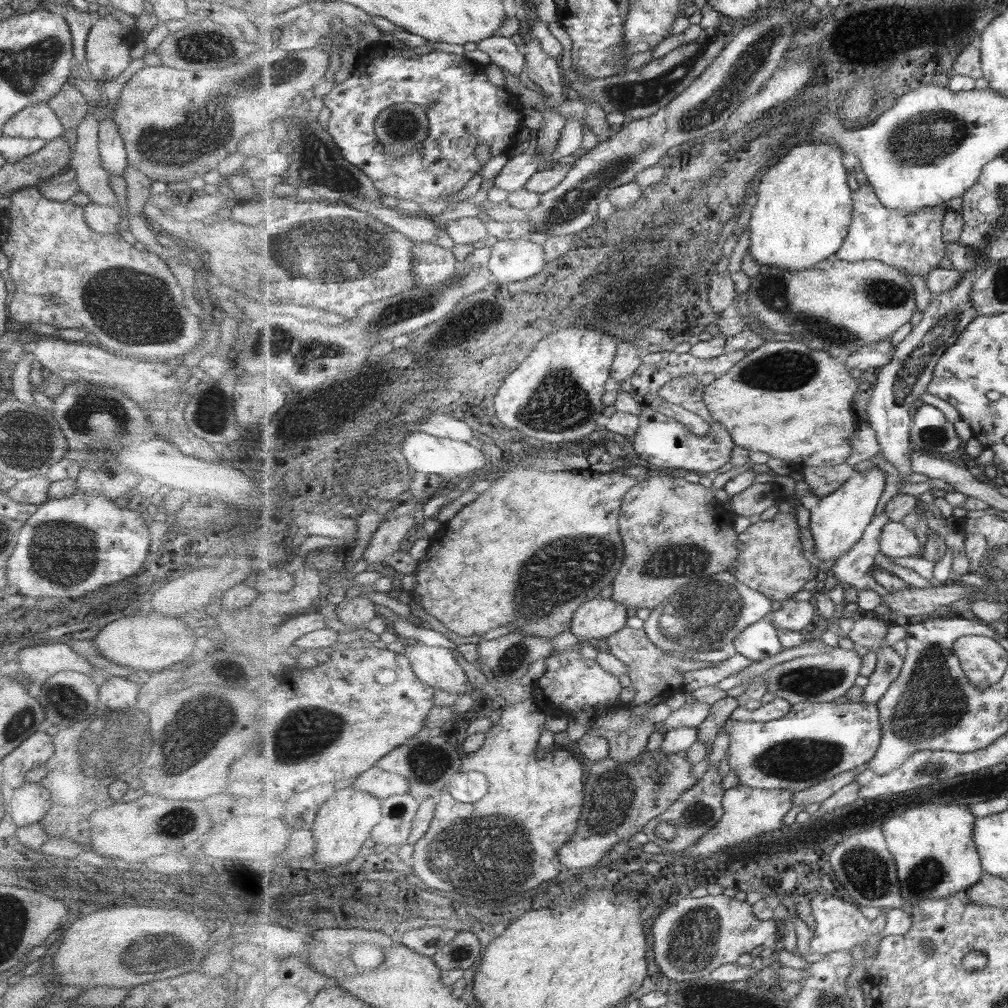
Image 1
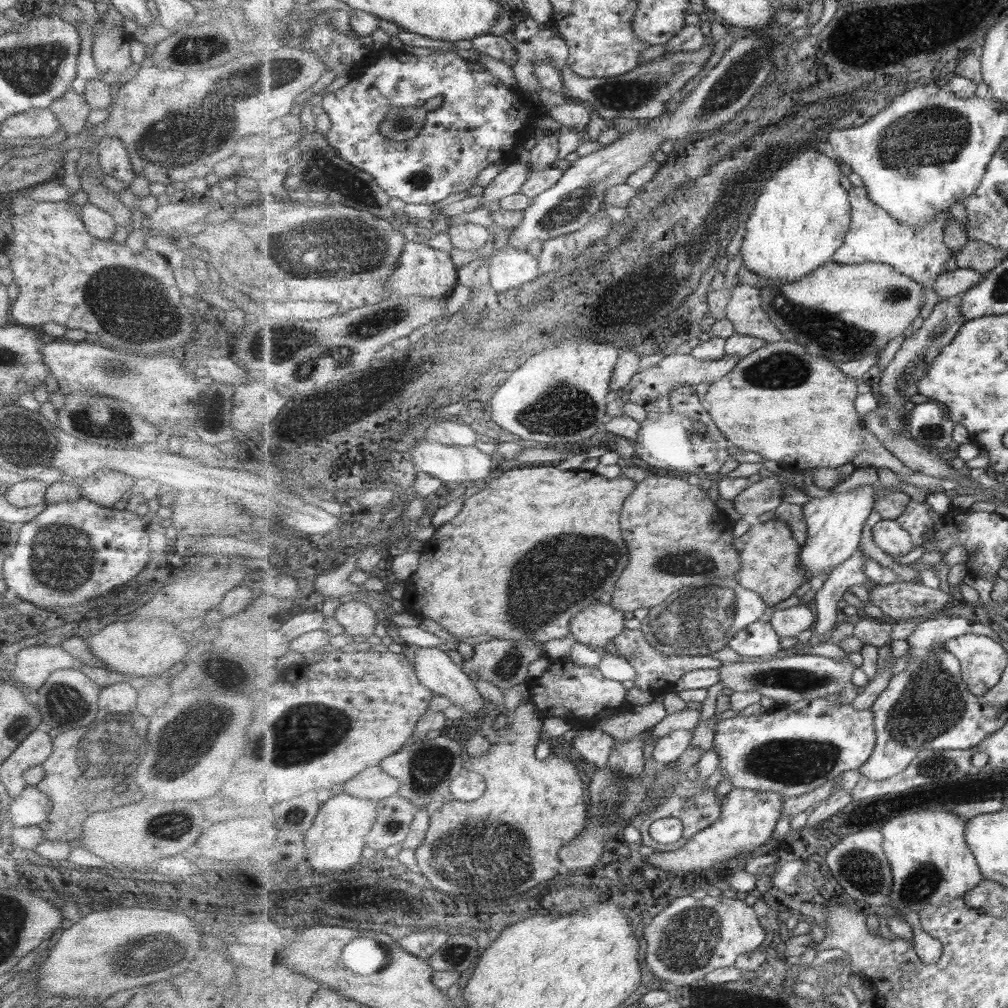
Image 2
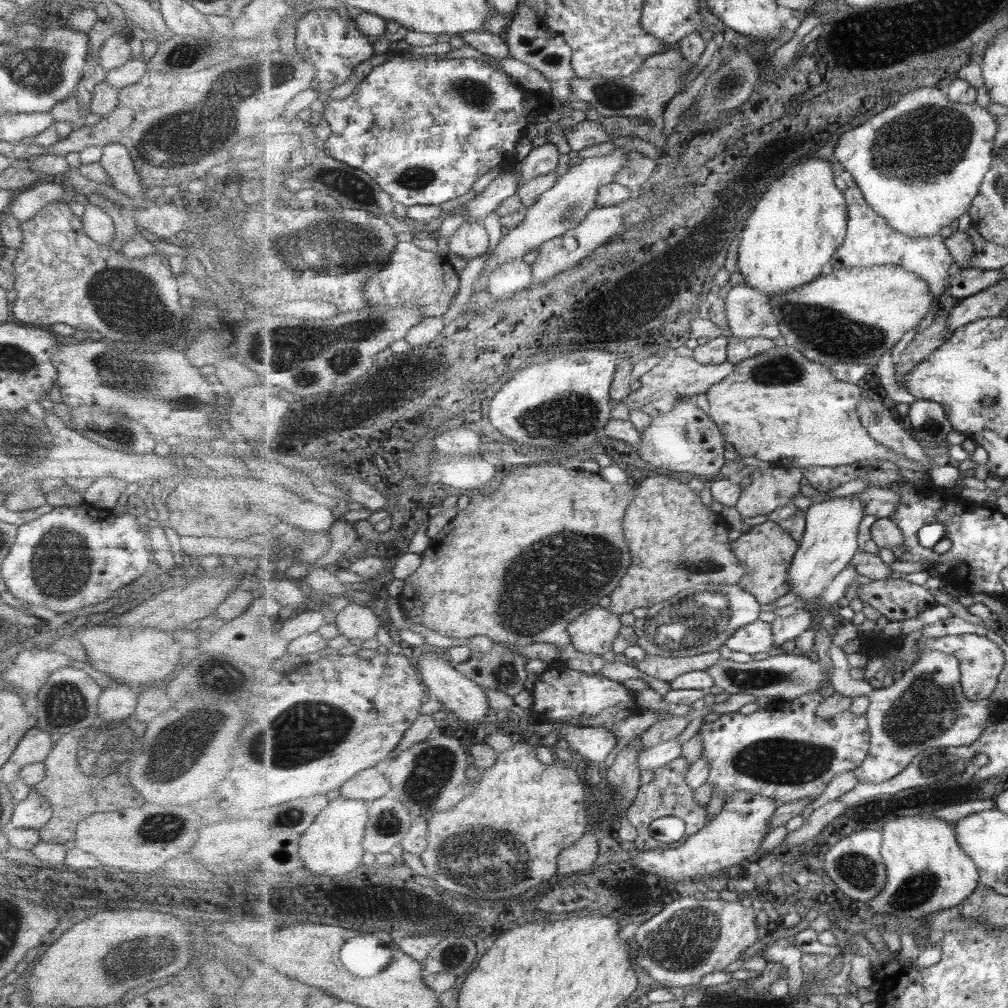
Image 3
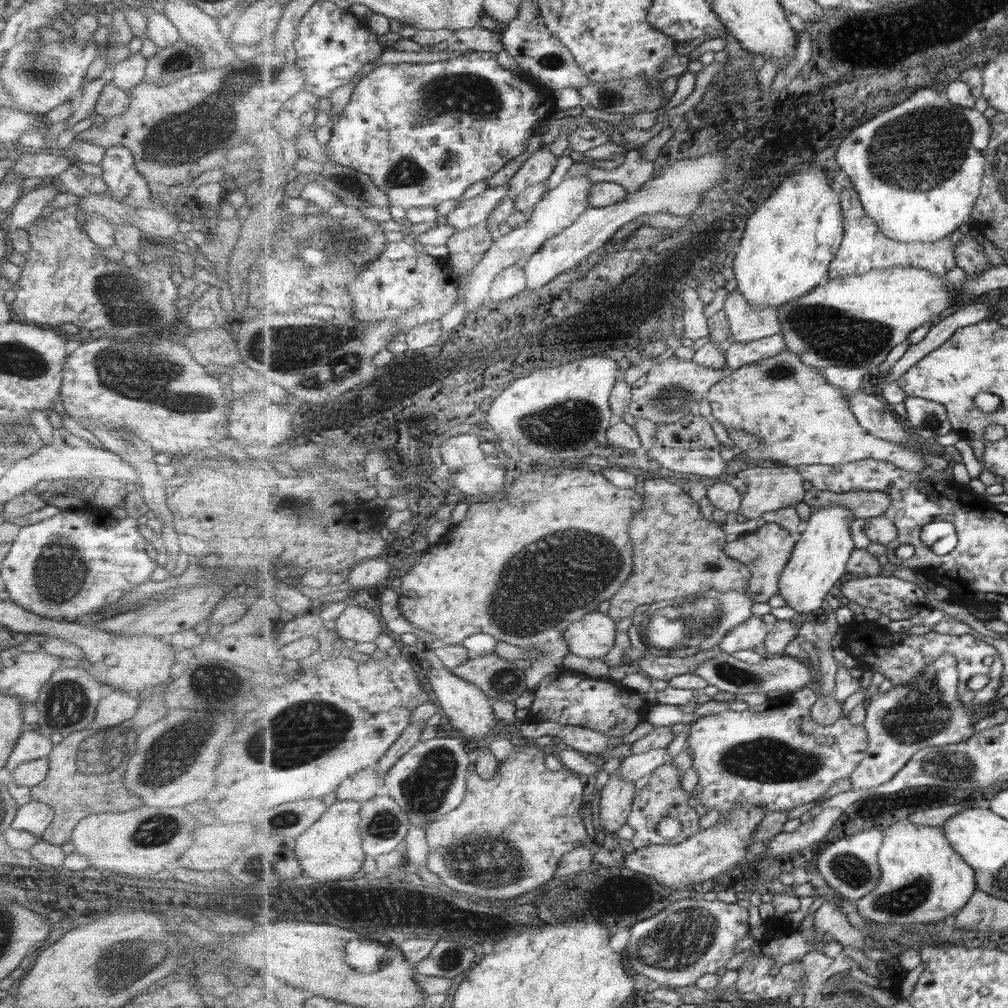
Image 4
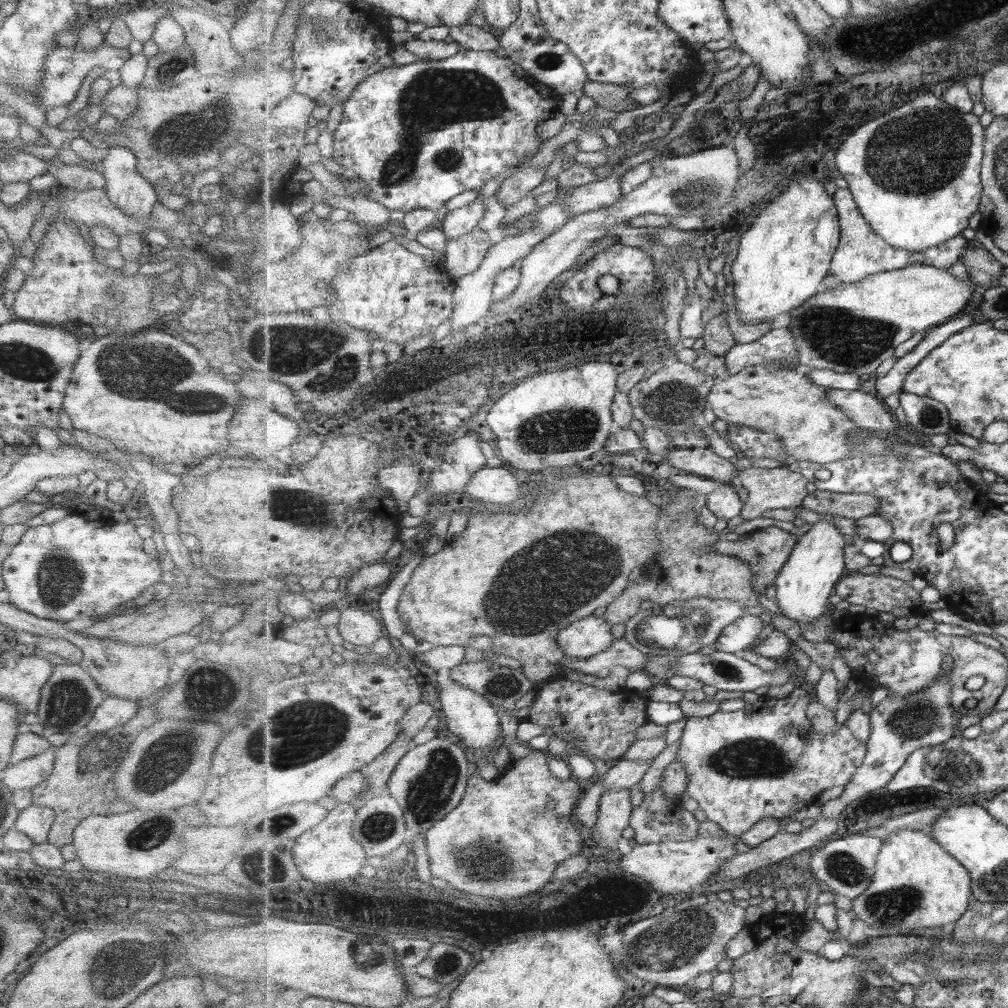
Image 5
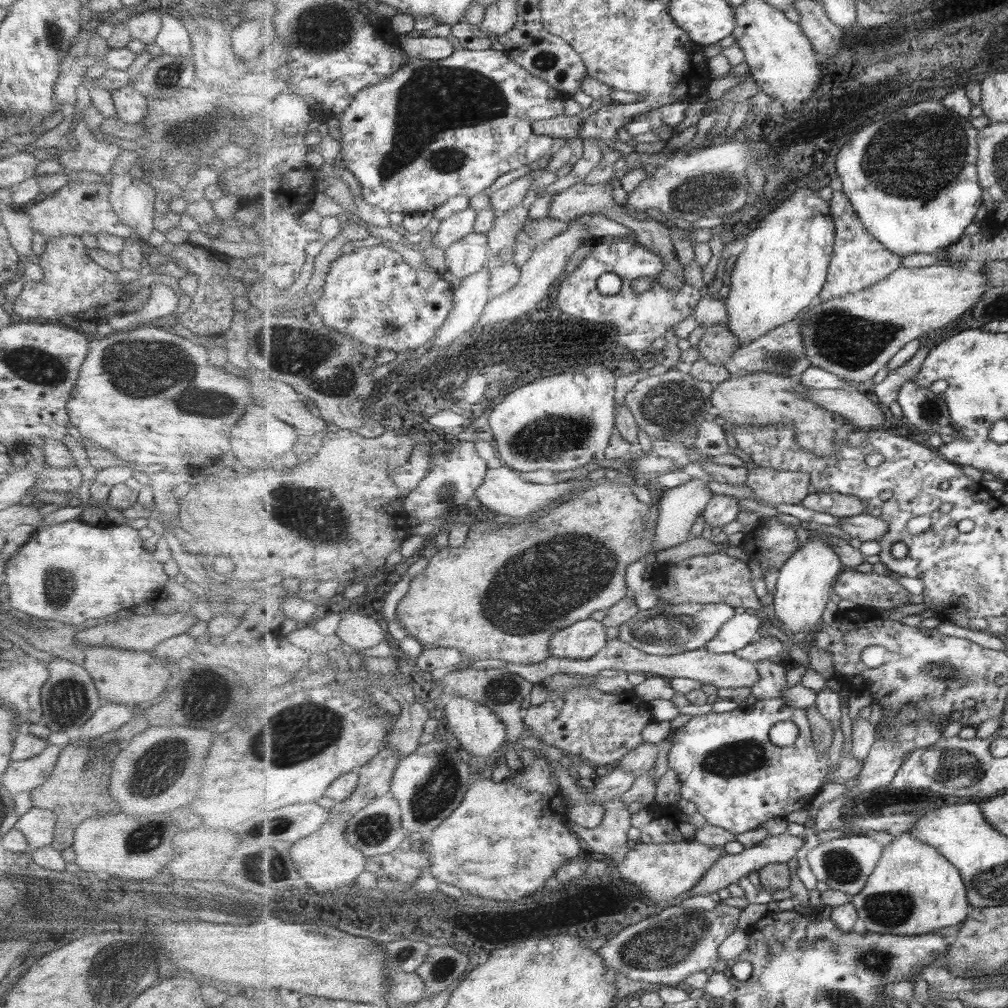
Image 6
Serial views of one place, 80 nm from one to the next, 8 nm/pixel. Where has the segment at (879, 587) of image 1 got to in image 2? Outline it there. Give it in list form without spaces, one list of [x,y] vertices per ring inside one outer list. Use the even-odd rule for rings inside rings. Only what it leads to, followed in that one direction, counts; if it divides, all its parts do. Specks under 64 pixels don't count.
[[[856,552],[849,560],[840,564],[831,571],[828,579],[823,584],[817,585],[815,606],[817,609],[817,622],[815,622],[814,634],[821,636],[837,628],[841,622],[841,610],[839,600],[843,599],[845,592],[852,586],[867,586],[868,576],[865,574],[865,554]]]

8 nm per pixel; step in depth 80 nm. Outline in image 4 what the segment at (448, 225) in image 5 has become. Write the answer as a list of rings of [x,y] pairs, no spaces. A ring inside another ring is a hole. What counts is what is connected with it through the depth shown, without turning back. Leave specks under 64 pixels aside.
[[[509,184],[495,188],[487,188],[482,195],[463,201],[447,214],[444,221],[448,221],[455,230],[465,230],[470,226],[482,226],[494,211],[494,208],[508,196]]]

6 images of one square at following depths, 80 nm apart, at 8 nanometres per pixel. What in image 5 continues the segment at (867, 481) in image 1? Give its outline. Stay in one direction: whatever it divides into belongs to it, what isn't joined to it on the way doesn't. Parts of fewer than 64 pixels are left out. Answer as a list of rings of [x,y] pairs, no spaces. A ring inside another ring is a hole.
[[[832,514],[814,522],[811,529],[800,536],[790,559],[785,563],[777,579],[774,580],[776,599],[782,616],[797,621],[804,626],[814,624],[831,607],[829,599],[835,594],[837,583],[848,571],[846,567],[847,540],[835,528]]]

